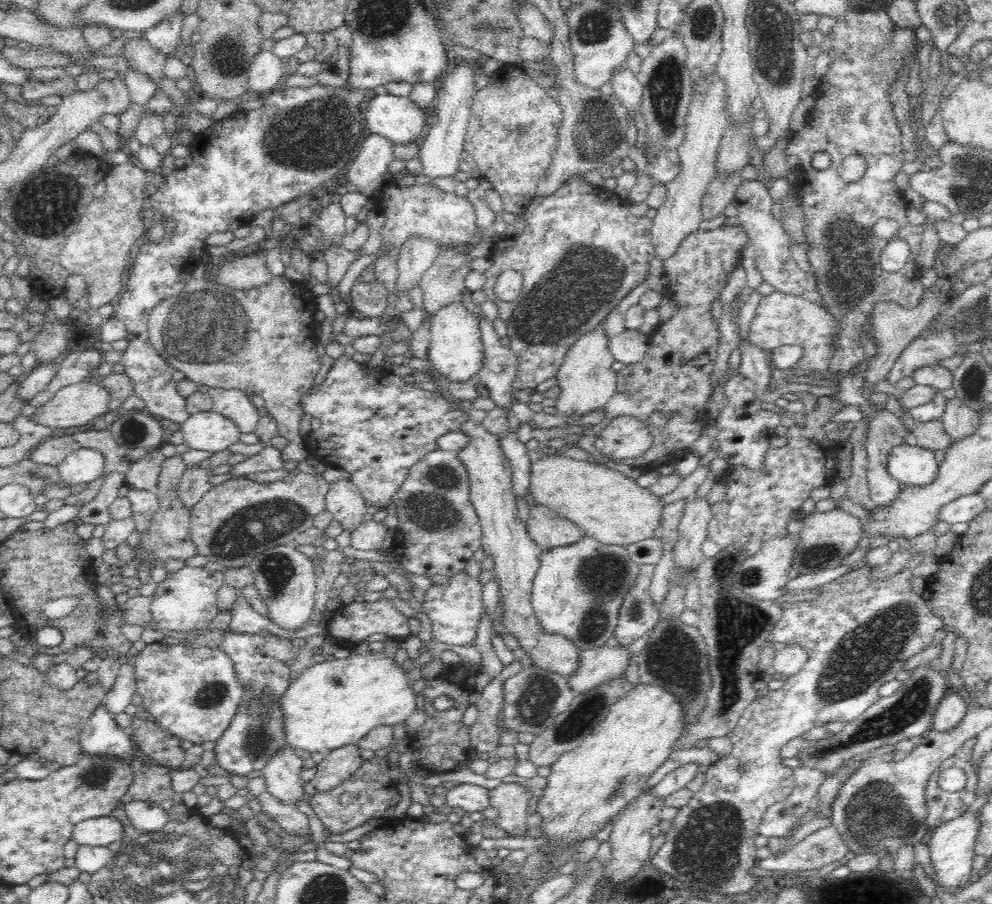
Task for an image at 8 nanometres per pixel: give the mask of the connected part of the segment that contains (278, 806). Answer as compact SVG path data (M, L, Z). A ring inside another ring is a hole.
M267 791L257 799L261 806L260 812L277 822L288 834L300 834L308 830L308 817L296 805L282 803Z

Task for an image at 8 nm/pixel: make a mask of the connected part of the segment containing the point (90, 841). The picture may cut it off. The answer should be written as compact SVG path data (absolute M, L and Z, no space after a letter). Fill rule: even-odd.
M110 815L88 819L76 824L71 833L71 839L79 846L106 847L112 842L118 842L123 835L122 823Z

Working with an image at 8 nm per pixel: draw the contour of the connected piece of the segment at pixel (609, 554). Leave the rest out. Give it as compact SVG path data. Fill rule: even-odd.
M583 536L574 544L545 552L531 594L531 603L541 628L552 635L566 636L580 651L605 646L616 630L623 598L634 586L639 572L639 565L630 559L626 549L622 546L602 545L592 537Z

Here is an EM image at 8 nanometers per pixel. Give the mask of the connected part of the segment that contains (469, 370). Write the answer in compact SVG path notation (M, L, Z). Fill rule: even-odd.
M454 302L438 310L431 325L431 341L427 348L426 361L432 370L446 382L465 383L477 376L484 364L484 348L479 329L479 320L463 306Z

